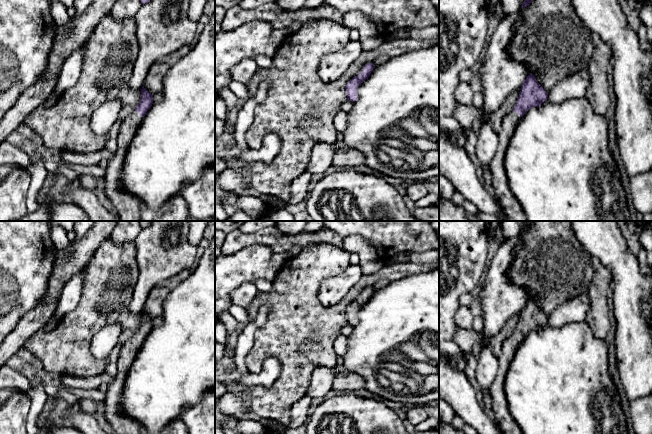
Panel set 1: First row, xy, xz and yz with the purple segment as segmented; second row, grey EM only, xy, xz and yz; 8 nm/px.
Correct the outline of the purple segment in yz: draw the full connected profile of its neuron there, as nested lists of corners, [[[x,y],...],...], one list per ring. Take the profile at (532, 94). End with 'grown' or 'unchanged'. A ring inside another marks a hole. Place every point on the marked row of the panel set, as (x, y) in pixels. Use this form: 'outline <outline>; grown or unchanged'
outline [[[530,73],[521,85],[521,91],[513,110],[504,117],[498,133],[497,150],[488,167],[492,175],[491,187],[494,190],[494,196],[504,209],[505,221],[527,221],[523,209],[511,192],[505,171],[504,159],[509,141],[526,111],[533,107],[540,107],[544,101],[547,101],[547,97],[548,93]]]; grown

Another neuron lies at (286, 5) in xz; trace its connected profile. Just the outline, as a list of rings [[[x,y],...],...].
[[[275,0],[274,2],[283,10],[288,12],[299,11],[306,0]]]

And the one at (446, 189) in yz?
[[[439,174],[439,196],[451,200],[454,191],[451,182],[444,175]]]

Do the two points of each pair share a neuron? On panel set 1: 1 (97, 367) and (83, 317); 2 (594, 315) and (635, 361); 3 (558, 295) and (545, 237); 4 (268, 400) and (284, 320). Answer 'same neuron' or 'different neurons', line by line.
1: same neuron
2: different neurons
3: same neuron
4: same neuron

